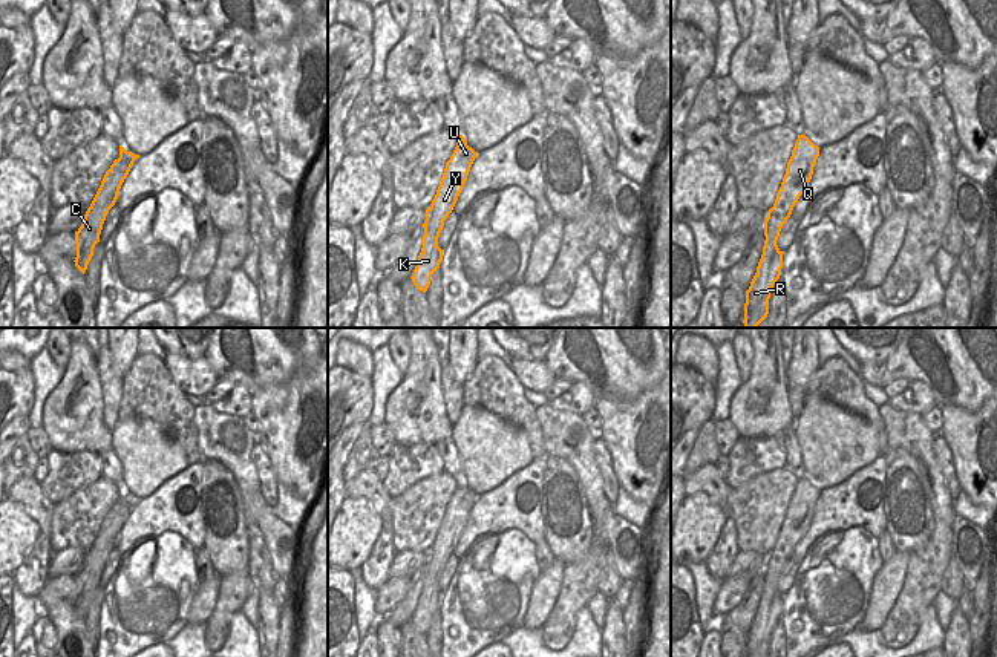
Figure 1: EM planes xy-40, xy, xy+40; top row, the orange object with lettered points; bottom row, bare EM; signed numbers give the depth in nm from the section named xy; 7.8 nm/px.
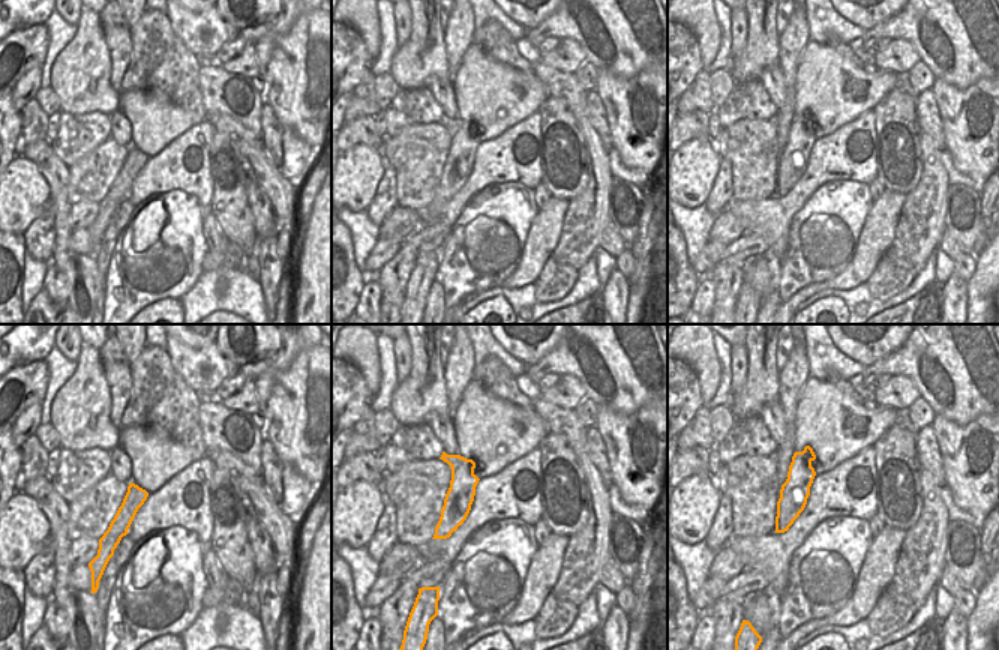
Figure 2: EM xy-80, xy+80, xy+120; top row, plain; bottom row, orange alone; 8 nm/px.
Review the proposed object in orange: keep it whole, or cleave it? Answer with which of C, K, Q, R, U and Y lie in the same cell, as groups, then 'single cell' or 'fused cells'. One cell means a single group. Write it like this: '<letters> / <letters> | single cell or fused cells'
C K R / Q U Y | fused cells

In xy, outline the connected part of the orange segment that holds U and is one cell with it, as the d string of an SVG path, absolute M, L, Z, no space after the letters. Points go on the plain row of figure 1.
M455 478L455 481L456 490L450 502L446 505L436 538L430 550L426 553L426 564L423 567L424 579L429 576L430 568L444 570L444 564L452 556L476 501L476 495L467 489L463 478Z

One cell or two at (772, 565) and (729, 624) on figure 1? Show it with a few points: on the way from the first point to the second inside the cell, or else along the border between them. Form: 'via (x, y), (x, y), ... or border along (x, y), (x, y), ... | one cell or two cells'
via (760, 579), (749, 604), (743, 610) | one cell

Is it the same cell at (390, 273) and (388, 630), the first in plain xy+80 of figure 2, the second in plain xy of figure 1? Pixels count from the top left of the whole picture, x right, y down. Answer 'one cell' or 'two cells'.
two cells

